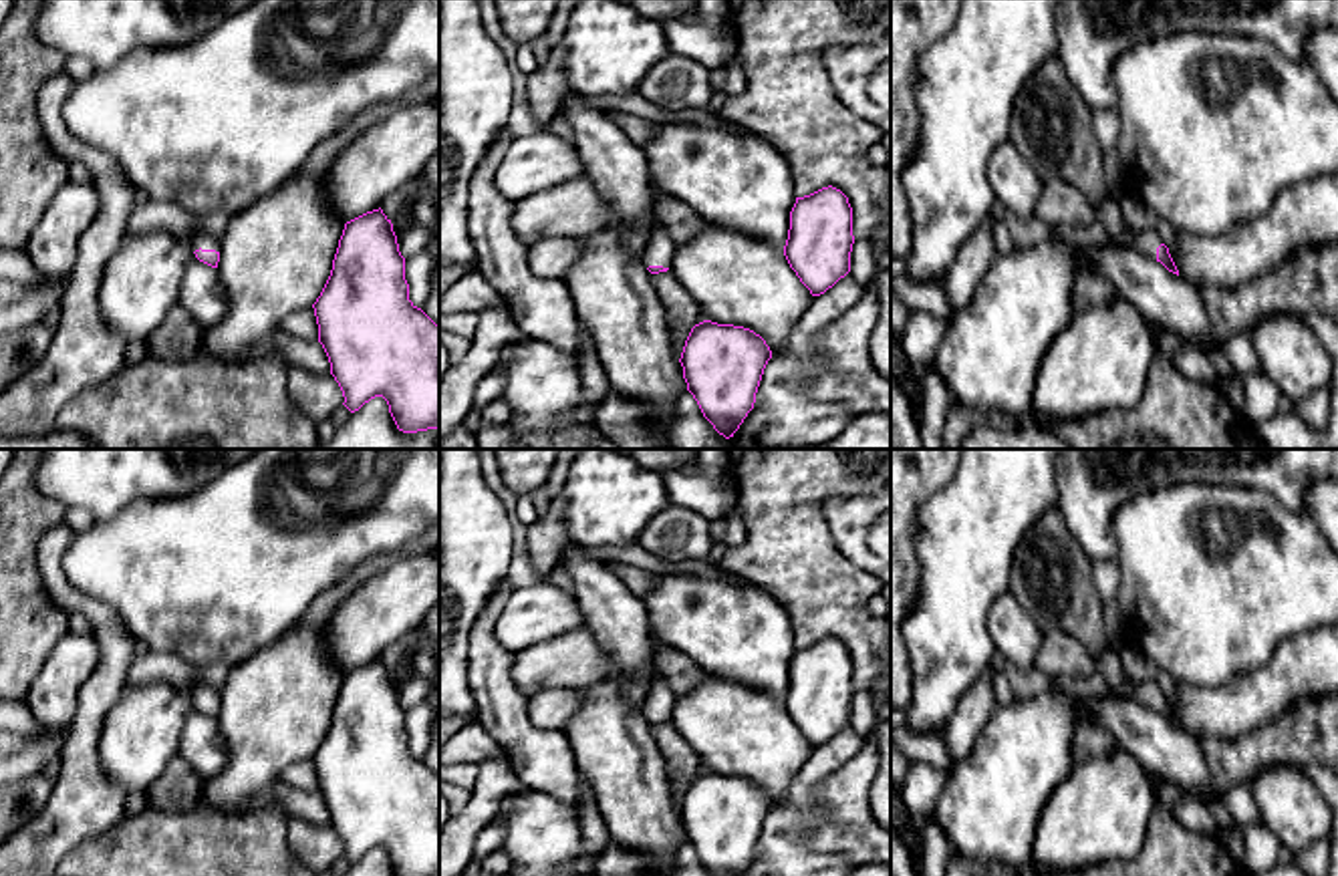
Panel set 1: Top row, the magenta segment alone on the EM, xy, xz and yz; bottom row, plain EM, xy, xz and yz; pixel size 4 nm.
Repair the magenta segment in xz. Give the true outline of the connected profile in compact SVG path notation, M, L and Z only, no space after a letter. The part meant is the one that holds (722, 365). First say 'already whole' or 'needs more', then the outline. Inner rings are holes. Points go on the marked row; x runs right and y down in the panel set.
already whole | M711 320L691 328L679 358L683 379L703 417L725 439L754 409L770 358L770 346L750 328Z

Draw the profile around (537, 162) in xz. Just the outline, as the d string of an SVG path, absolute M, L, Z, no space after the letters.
M540 129L510 141L494 183L504 197L518 201L580 175L584 175L584 163L574 143Z

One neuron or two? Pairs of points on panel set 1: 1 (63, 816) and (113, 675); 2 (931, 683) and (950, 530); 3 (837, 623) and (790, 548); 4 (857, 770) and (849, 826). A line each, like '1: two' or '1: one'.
1: one
2: one
3: one
4: one

